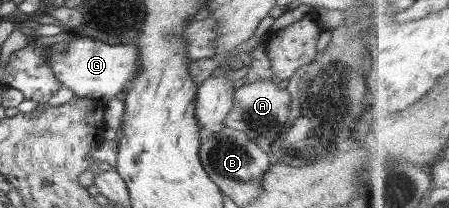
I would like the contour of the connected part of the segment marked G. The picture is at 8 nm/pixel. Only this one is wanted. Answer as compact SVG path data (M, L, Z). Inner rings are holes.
M77 36L71 41L60 41L49 47L47 51L48 66L61 82L61 86L69 88L81 98L112 99L120 98L135 77L137 67L137 46L100 41L89 37Z

